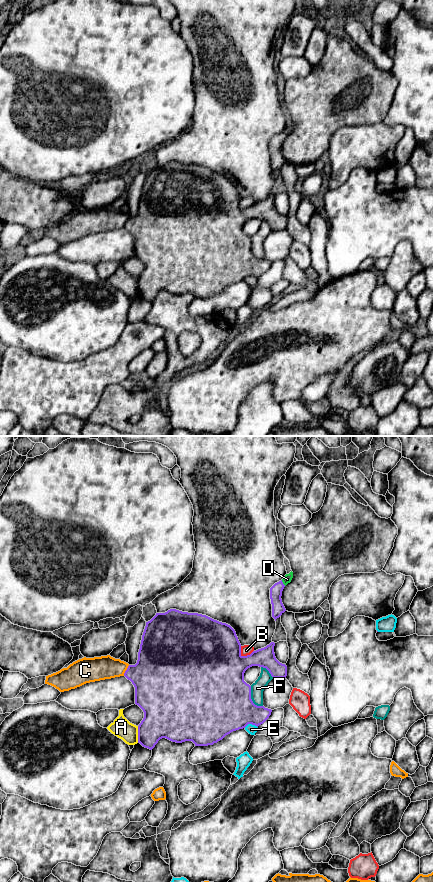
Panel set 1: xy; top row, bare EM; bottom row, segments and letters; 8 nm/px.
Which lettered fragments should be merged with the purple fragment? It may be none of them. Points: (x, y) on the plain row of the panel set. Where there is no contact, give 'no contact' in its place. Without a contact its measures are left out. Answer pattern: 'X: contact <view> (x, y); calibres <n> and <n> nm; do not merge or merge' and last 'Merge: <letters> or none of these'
A: contact xy (138, 286); calibres 340 and 160 nm; do not merge
B: contact xy (247, 207); calibres 400 and 80 nm; do not merge
C: contact xy (126, 222); calibres 400 and 190 nm; do not merge
D: contact xy (282, 135); calibres 100 and 70 nm; merge
E: contact xy (250, 275); calibres 440 and 80 nm; do not merge
F: contact xy (251, 251); calibres 500 and 110 nm; do not merge
Merge: D

